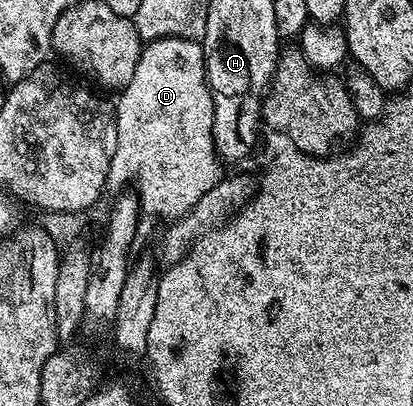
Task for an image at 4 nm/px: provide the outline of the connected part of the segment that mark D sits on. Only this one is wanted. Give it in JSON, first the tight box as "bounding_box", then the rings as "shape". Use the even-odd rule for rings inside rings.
{"bounding_box":[106,37,224,219],"shape":[[[176,37],[149,40],[136,61],[132,81],[119,95],[114,113],[116,153],[112,153],[106,186],[118,193],[131,179],[143,216],[179,219],[224,178],[223,164],[214,150],[214,102],[206,84],[201,42]]]}

